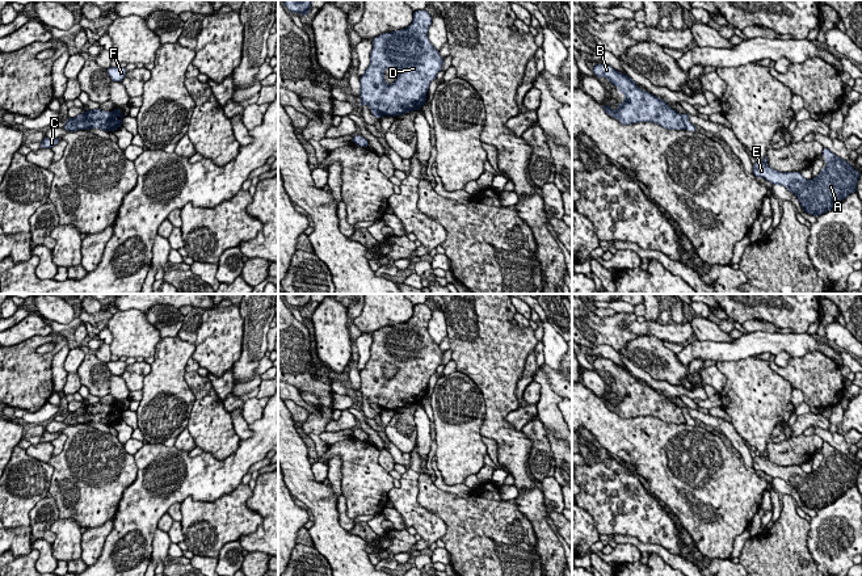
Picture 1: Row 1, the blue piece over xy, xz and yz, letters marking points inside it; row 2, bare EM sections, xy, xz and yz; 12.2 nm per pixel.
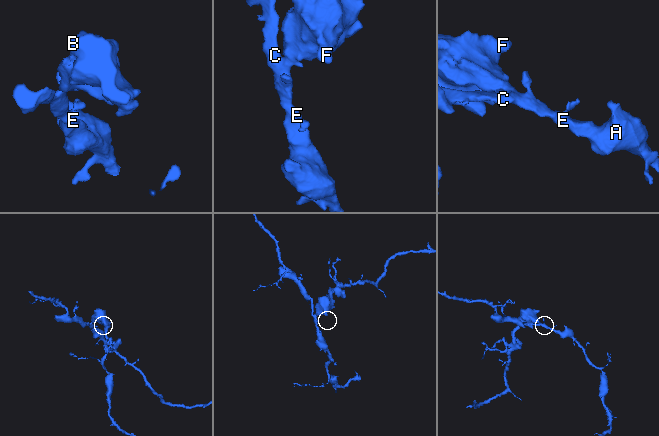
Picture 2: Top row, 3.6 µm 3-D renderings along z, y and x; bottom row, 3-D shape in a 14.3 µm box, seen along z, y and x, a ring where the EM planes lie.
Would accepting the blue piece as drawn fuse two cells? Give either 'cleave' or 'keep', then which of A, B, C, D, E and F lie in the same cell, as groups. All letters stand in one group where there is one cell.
cleave | A C E / B D F

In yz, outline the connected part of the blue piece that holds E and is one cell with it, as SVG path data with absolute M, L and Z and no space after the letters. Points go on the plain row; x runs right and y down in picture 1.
M824 441L821 449L828 459L813 474L806 474L800 466L778 466L769 461L766 450L762 457L753 458L753 470L785 480L798 491L807 508L819 510L855 487L859 471L857 463L831 443Z

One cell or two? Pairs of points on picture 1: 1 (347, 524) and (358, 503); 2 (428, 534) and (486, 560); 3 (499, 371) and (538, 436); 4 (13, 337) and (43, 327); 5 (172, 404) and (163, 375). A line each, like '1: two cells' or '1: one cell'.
1: two cells
2: two cells
3: two cells
4: one cell
5: one cell

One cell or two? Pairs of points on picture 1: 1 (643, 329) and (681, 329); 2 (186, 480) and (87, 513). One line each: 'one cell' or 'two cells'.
1: one cell
2: two cells

